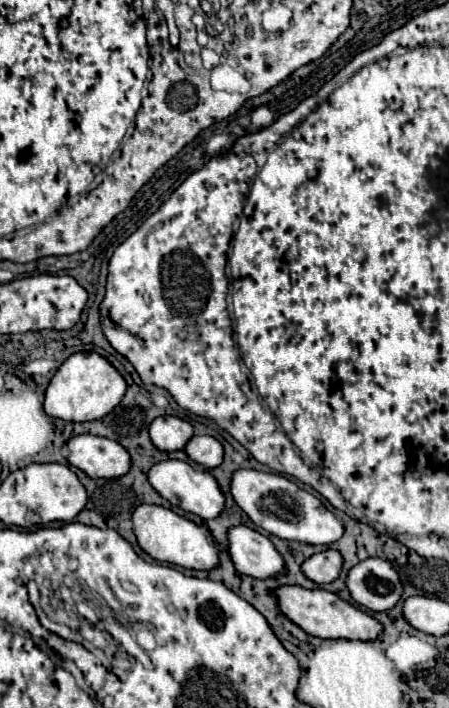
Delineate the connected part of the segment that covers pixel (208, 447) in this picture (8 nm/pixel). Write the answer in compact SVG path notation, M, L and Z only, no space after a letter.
M193 435L193 439L189 439L189 443L185 445L185 453L189 455L191 461L195 461L207 469L219 467L223 461L221 443L207 435Z

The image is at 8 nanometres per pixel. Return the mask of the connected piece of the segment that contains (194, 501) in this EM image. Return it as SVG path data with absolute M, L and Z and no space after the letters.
M165 459L161 463L155 463L151 469L149 469L149 475L147 475L151 487L163 497L167 499L171 505L175 507L181 507L183 511L189 511L189 513L195 513L199 515L201 519L213 519L217 517L221 511L223 511L223 503L225 503L225 497L223 493L219 491L219 485L215 481L215 477L207 471L197 471L193 469L189 463L185 461L179 461L179 459Z

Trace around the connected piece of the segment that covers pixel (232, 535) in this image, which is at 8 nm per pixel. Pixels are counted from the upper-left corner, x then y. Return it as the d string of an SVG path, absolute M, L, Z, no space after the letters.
M245 525L229 527L227 541L229 541L229 557L233 559L237 571L241 571L243 575L267 579L275 577L279 571L285 569L283 559L273 547L273 543L265 535Z

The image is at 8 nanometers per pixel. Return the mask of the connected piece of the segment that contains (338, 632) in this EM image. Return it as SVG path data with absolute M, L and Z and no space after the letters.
M283 585L273 589L277 599L277 609L293 623L297 623L305 633L321 639L361 639L371 641L383 631L381 623L375 621L365 611L349 605L341 597L323 589L303 589L299 585Z

